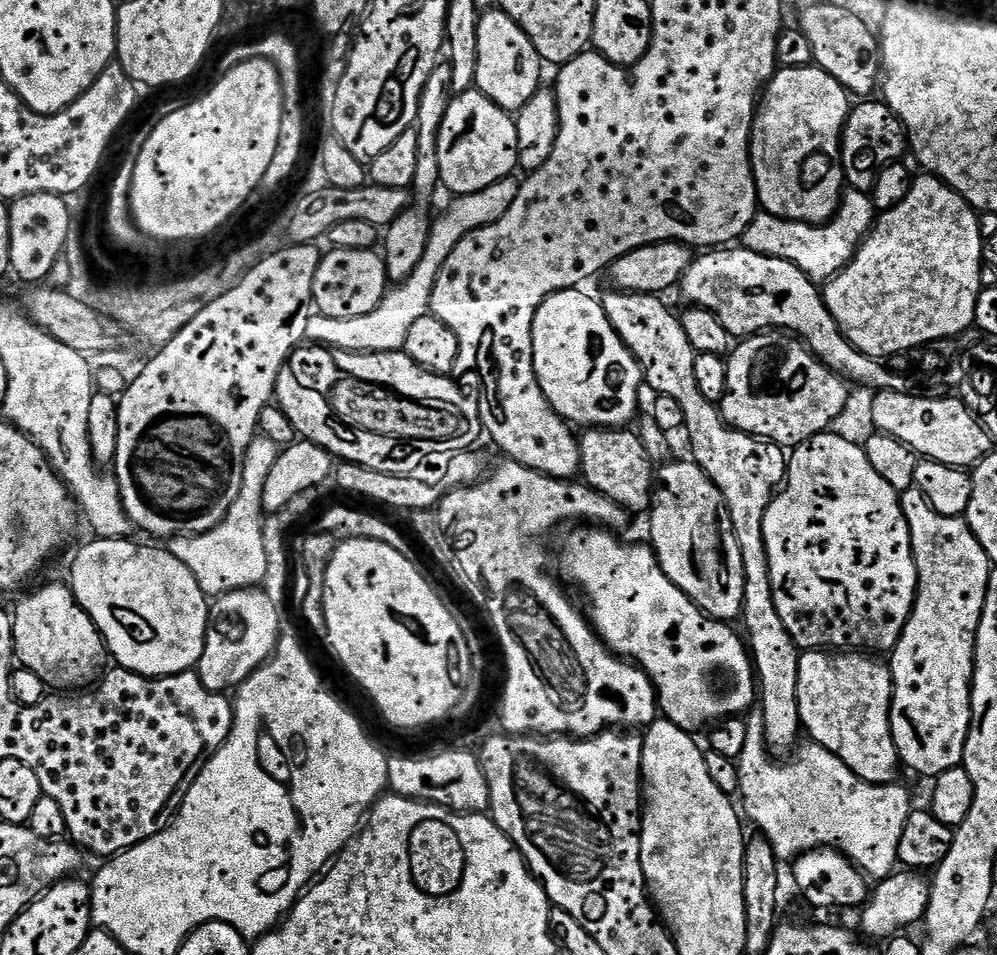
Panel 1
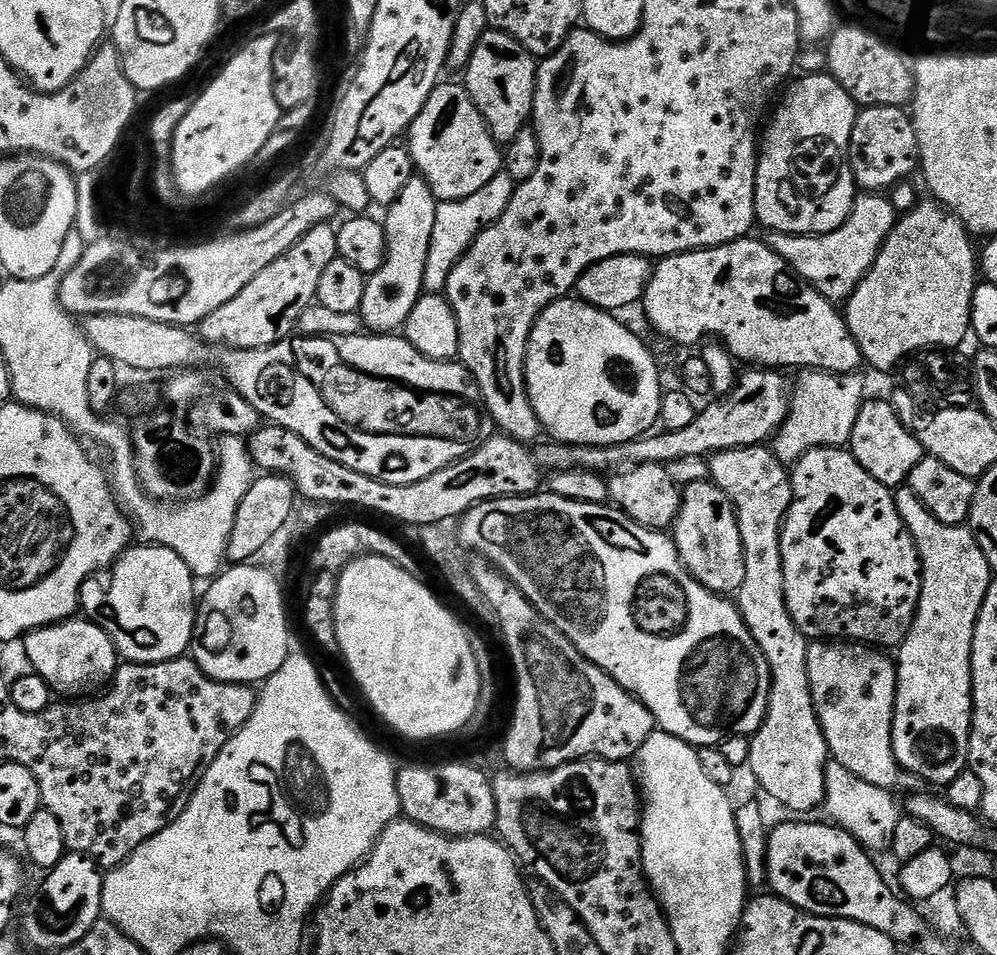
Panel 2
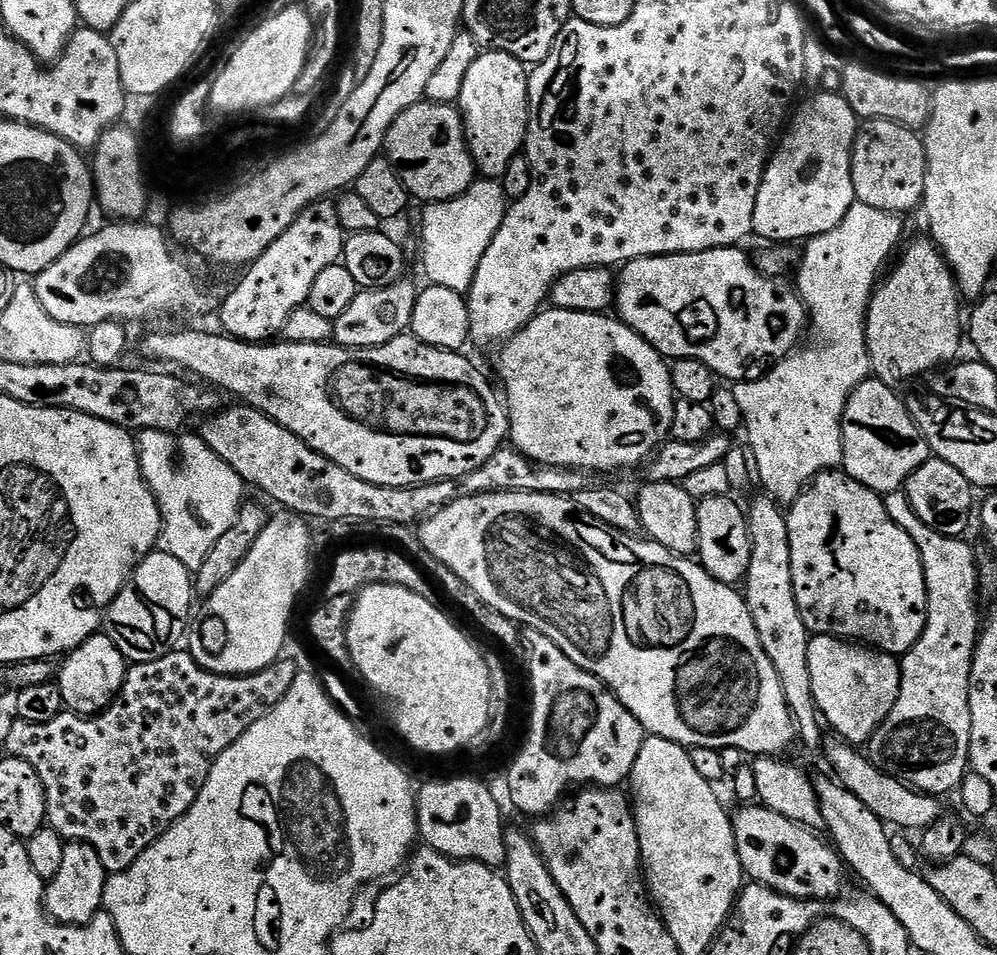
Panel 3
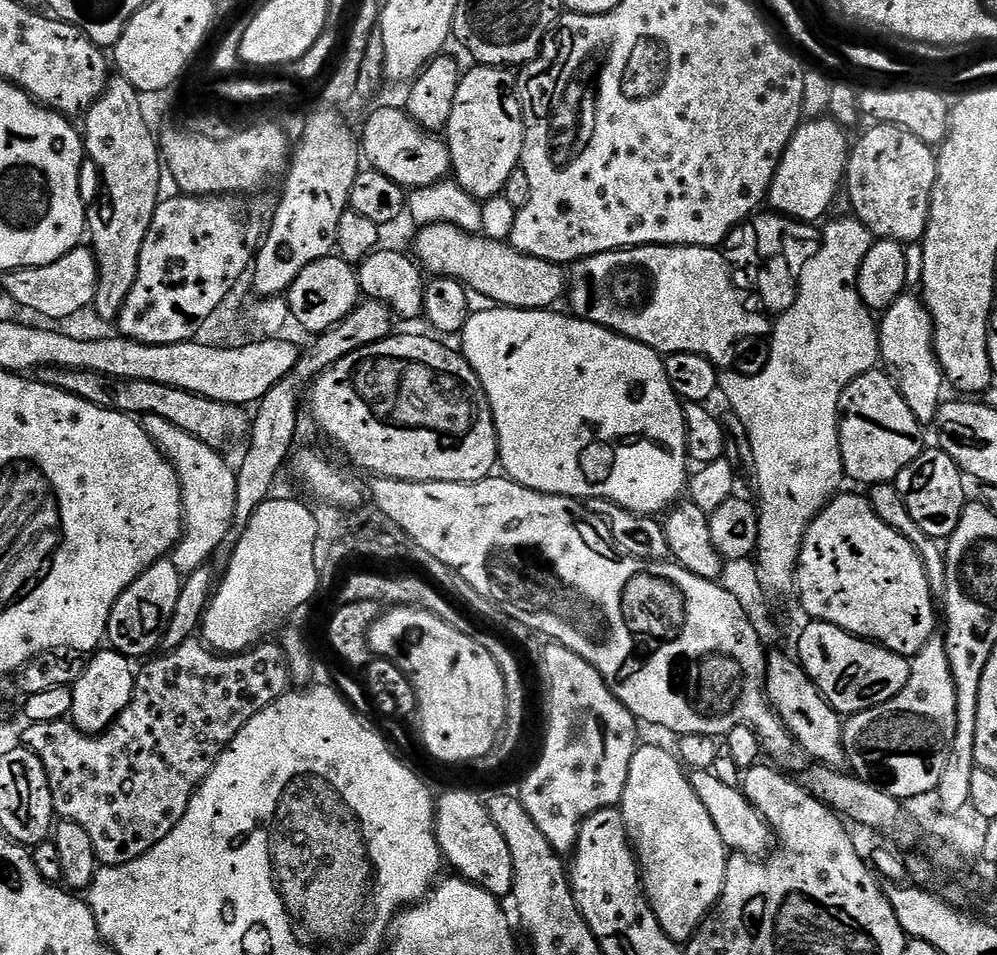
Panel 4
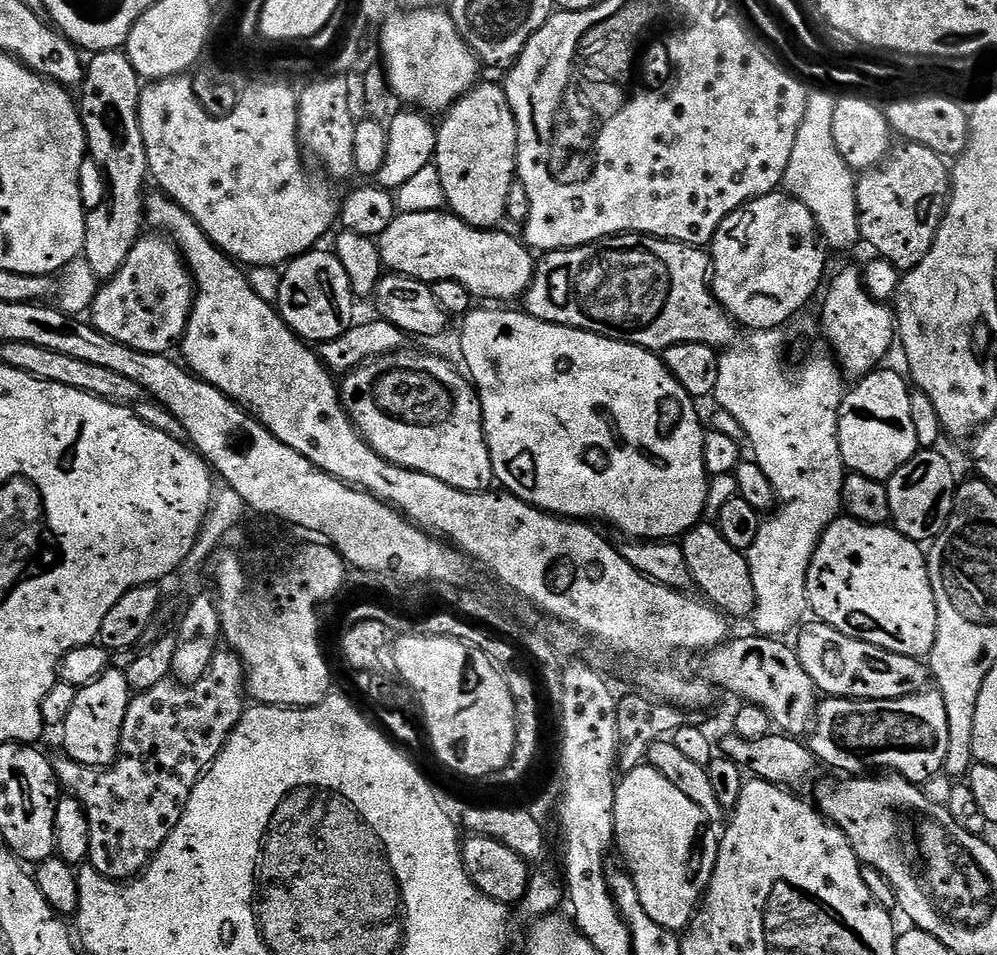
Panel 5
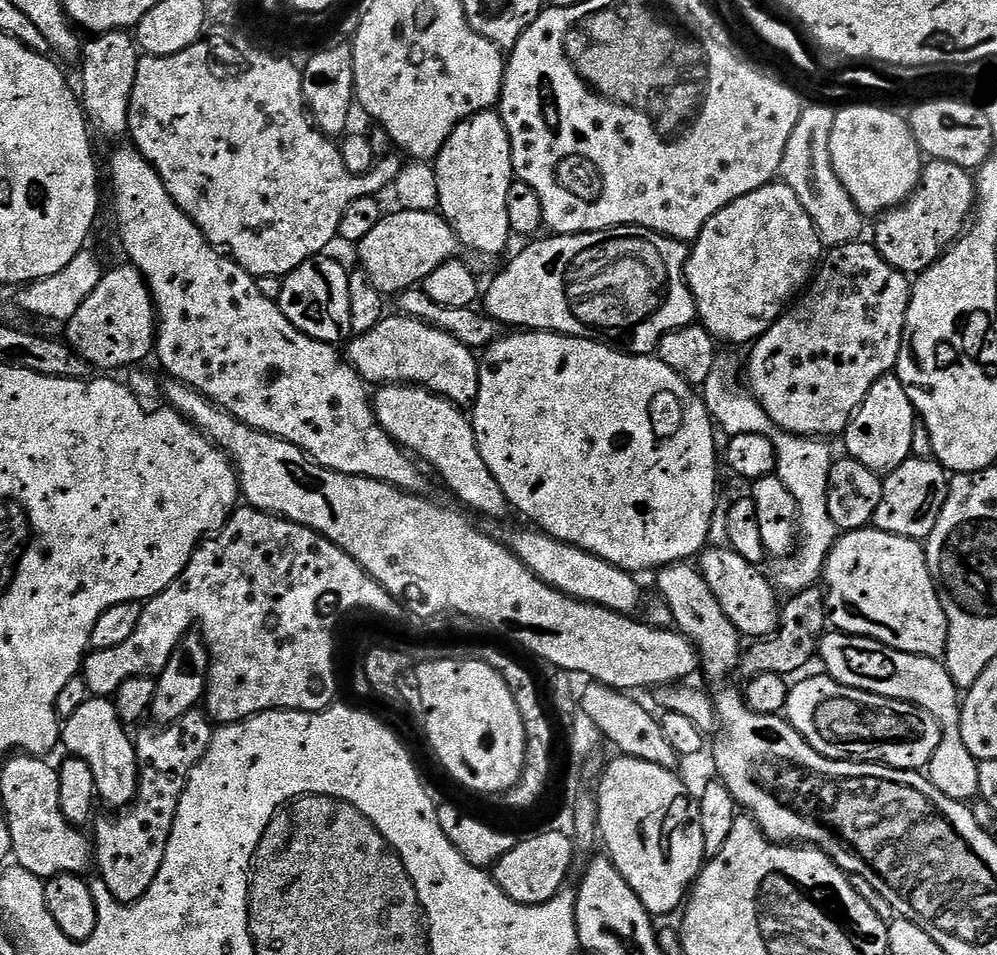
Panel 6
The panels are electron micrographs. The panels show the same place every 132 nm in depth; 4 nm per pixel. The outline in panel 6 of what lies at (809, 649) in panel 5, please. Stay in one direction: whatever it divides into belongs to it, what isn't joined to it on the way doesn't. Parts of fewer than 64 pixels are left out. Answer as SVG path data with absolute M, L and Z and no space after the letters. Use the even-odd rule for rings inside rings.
M829 631L820 638L818 660L824 663L823 671L842 686L850 686L867 692L880 692L892 690L888 688L900 688L899 699L907 704L917 704L922 710L926 710L937 720L941 728L940 745L934 750L934 758L930 758L926 775L928 781L942 794L946 794L951 800L961 802L975 801L978 796L978 762L970 750L966 750L966 742L962 742L961 710L962 690L950 678L950 670L944 664L943 659L934 656L919 656L918 654L906 654L894 650L877 640L871 640L868 636L850 636L846 632Z

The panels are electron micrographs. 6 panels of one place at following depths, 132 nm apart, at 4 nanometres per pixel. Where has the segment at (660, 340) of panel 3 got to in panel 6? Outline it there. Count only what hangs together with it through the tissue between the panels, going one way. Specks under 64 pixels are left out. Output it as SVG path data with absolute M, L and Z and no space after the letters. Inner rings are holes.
M636 224L607 228L605 232L579 232L573 236L552 234L549 237L549 240L536 238L525 243L528 245L489 282L488 288L486 284L482 308L499 324L516 324L512 326L520 330L599 340L601 344L615 346L633 356L650 356L666 334L690 326L697 319L696 299L684 276L689 249L681 241L670 240Z

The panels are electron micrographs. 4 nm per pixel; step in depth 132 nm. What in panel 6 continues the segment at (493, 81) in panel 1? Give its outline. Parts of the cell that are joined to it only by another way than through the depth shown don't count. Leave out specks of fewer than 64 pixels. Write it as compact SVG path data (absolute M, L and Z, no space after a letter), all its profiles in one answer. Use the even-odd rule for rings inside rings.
M489 110L463 120L450 134L450 138L442 146L434 161L438 178L438 194L440 195L439 213L454 230L465 249L481 252L484 256L496 256L508 248L508 239L514 233L510 226L510 214L506 214L506 198L510 194L510 186L514 179L512 170L512 147L508 141L508 131L502 122L499 111Z

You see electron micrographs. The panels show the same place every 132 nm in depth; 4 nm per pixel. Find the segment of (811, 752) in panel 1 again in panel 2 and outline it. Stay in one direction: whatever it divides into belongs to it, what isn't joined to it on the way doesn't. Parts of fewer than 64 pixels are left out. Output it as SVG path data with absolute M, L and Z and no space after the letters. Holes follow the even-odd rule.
M835 762L829 763L826 770L826 792L823 811L828 811L827 819L837 828L846 829L863 848L873 853L889 847L894 838L894 826L898 826L902 808L896 805L895 795L886 789L863 781Z

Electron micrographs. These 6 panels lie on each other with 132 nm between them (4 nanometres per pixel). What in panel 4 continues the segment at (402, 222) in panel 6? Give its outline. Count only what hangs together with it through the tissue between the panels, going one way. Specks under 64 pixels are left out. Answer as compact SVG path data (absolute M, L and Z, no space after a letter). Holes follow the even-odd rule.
M425 224L419 229L416 236L415 259L421 269L433 277L448 276L451 280L458 280L465 288L485 296L485 301L502 308L535 308L551 309L553 306L565 299L566 289L569 285L568 272L561 265L551 264L548 260L527 256L512 247L511 243L500 240L487 240L484 234L473 234L455 228L453 224Z

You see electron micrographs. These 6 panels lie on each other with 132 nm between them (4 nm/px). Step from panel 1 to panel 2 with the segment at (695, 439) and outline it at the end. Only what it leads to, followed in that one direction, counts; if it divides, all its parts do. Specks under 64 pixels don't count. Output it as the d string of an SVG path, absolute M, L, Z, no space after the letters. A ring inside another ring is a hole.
M771 447L739 448L717 452L708 460L708 475L713 484L724 491L726 498L736 511L738 530L742 538L742 550L746 562L746 578L742 578L742 586L738 593L738 607L754 642L762 650L766 658L766 666L770 670L770 694L768 709L760 729L750 737L750 758L746 765L747 771L752 771L754 779L760 783L760 788L768 796L773 796L784 808L789 808L792 814L812 814L824 802L826 792L826 770L830 763L827 740L819 722L819 716L814 707L810 674L808 673L809 639L794 626L790 618L790 610L786 606L784 593L784 559L780 549L780 532L784 529L784 515L792 505L792 477L789 469L772 451Z

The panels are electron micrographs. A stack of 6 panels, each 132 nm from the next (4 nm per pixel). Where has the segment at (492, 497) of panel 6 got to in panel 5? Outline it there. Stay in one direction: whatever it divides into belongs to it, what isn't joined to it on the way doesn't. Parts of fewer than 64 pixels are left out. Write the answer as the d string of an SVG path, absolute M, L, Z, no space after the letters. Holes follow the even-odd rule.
M401 350L399 352L391 352L385 356L379 356L376 360L367 360L365 364L359 364L358 367L352 369L343 377L342 383L339 385L340 398L344 401L344 408L348 412L348 416L356 425L364 441L372 447L382 458L389 460L391 464L397 464L403 468L409 468L415 472L421 472L427 476L438 478L438 482L446 482L446 486L454 486L463 492L486 492L493 487L494 477L492 474L492 459L490 458L490 450L486 442L486 434L484 433L484 419L482 418L482 406L480 405L480 395L476 393L476 389L469 377L465 375L459 367L455 368L448 360L443 360L440 356L431 356L428 352L408 352L409 350Z

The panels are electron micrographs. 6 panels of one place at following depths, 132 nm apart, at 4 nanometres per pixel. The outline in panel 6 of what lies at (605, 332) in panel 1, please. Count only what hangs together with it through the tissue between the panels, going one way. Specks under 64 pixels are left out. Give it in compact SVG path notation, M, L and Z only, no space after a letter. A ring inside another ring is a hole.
M516 330L511 334L505 334L491 344L489 348L483 349L480 365L480 385L478 386L478 394L474 403L470 408L470 419L472 421L472 429L476 435L478 442L478 450L482 454L482 458L486 462L486 466L490 466L490 474L494 474L494 478L498 482L498 486L502 486L502 490L506 494L509 505L513 509L516 508L524 516L529 516L533 520L535 527L539 531L545 532L548 536L554 537L567 544L572 544L576 548L586 550L590 554L594 554L598 558L602 558L606 562L610 562L614 566L618 566L624 572L633 574L641 574L647 568L651 570L659 570L665 568L668 564L678 564L681 562L691 561L693 558L699 557L709 543L712 535L712 519L714 518L714 506L716 505L716 497L718 489L716 489L716 436L714 431L714 421L708 413L708 405L698 395L697 389L693 385L688 384L678 374L674 374L674 370L670 370L670 366L666 366L655 355L650 356L633 356L623 350L617 350L615 347L607 344L601 344L599 340L583 340L577 336L560 336L557 332L537 332L535 330Z

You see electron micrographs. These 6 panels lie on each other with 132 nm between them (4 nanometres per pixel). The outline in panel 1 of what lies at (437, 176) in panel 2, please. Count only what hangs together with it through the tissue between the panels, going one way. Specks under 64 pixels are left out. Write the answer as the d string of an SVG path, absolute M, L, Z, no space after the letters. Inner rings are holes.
M475 86L455 93L446 110L446 118L442 118L442 126L438 130L440 184L448 187L453 197L465 196L478 190L486 190L486 186L494 186L494 182L513 175L517 168L518 130L513 113L502 110L502 106L490 102L490 98L486 98L486 94L482 94Z

